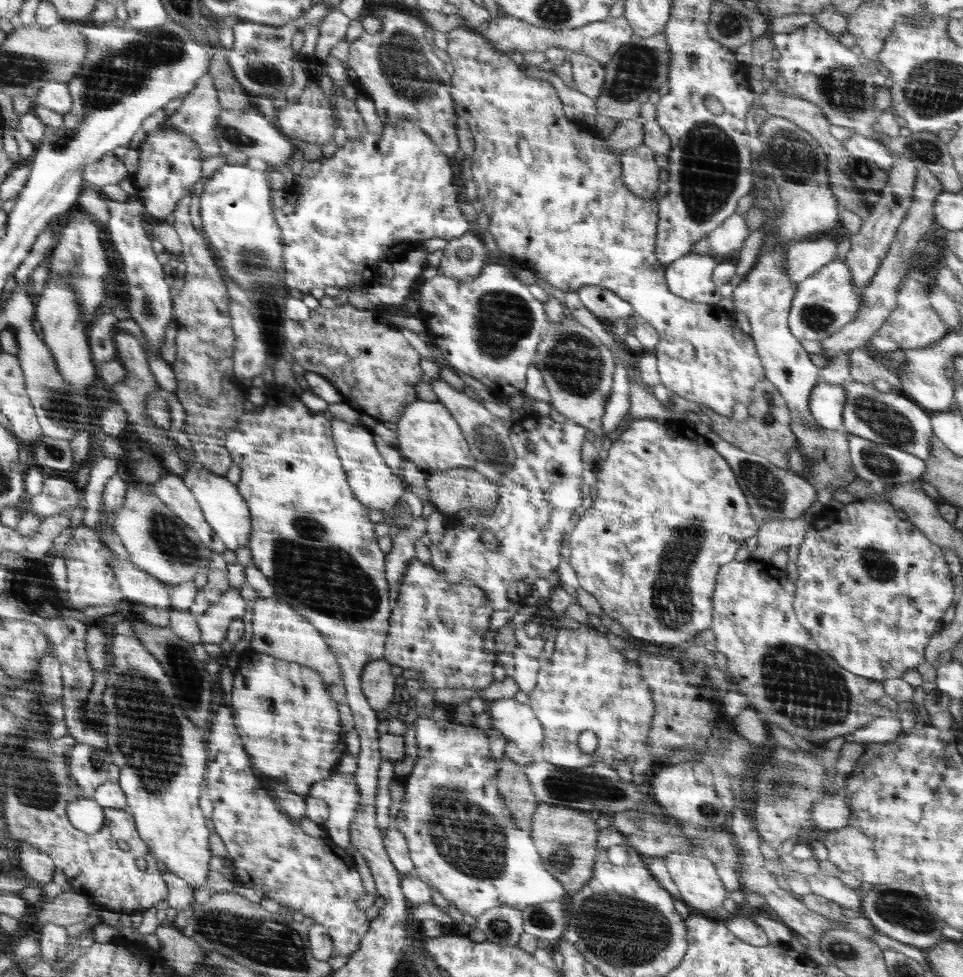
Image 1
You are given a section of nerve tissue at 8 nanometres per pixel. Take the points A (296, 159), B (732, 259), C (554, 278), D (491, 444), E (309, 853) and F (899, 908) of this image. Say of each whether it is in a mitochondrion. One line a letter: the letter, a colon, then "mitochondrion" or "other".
A: other
B: other
C: other
D: mitochondrion
E: other
F: mitochondrion

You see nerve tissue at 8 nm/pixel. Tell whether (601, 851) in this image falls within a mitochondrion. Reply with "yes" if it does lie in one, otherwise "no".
no

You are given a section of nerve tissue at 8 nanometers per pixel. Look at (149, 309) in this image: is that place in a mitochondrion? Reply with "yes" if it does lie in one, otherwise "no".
yes

